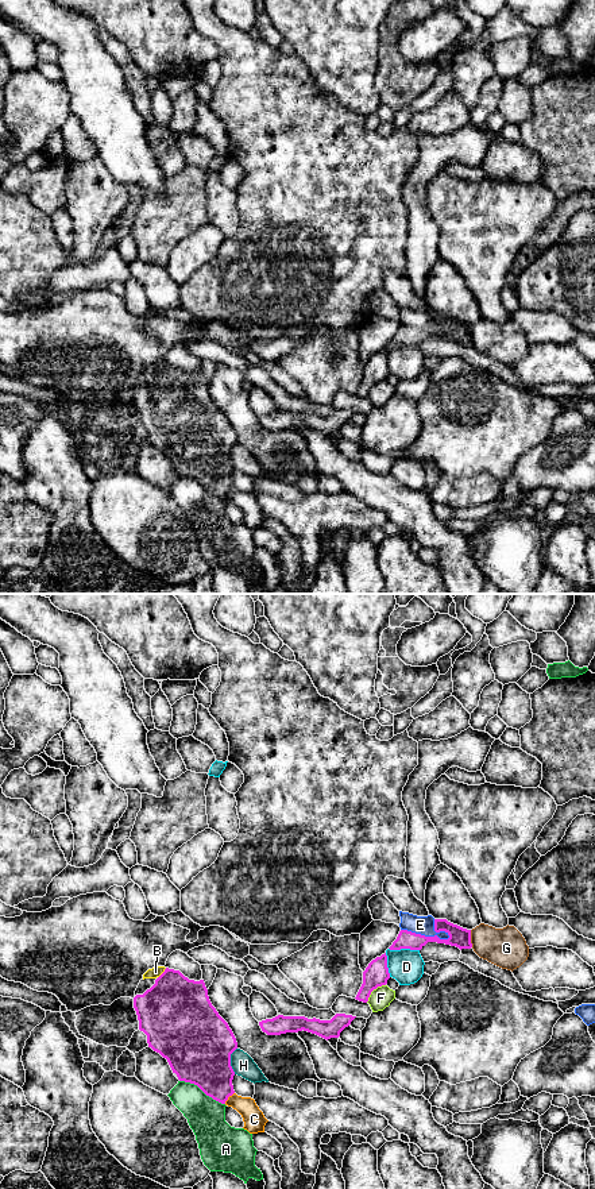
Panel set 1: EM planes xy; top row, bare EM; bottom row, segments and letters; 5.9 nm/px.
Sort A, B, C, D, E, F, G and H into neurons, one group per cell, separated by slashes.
A / B / C / D / E / F / G / H

